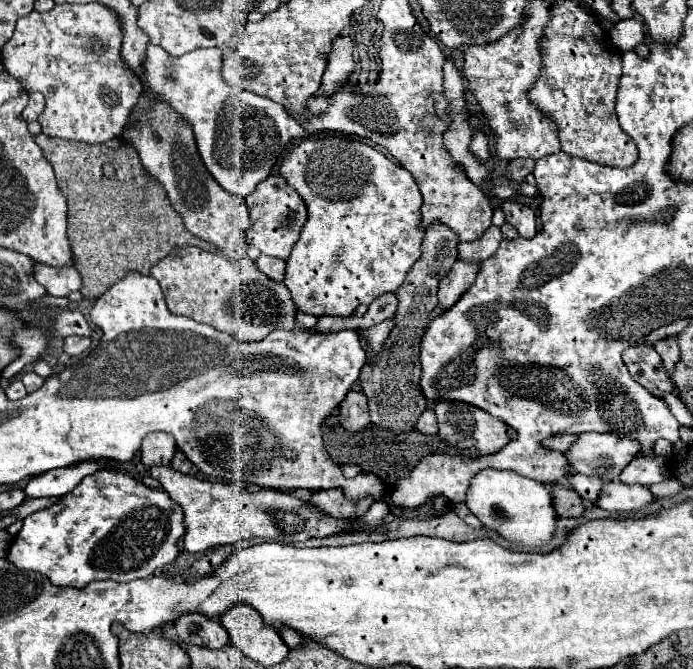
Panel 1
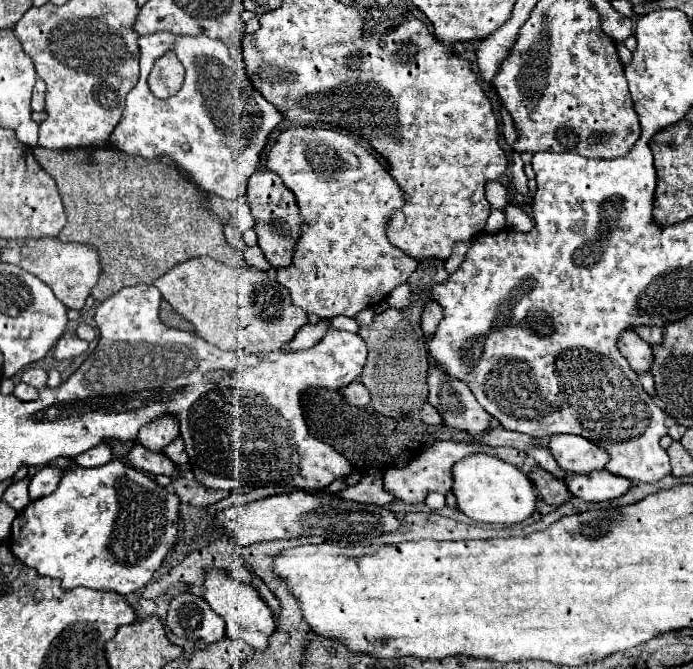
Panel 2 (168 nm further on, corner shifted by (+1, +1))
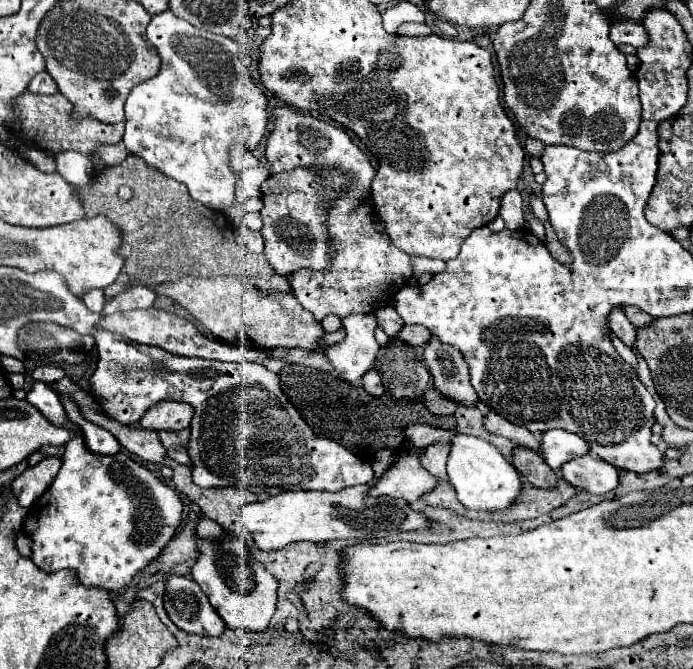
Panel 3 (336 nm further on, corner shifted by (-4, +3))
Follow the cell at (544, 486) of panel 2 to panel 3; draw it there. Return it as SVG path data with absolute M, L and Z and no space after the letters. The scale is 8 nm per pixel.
M516 446L512 450L512 466L522 474L524 480L538 488L552 488L560 478L558 472L554 472L538 452L524 446Z

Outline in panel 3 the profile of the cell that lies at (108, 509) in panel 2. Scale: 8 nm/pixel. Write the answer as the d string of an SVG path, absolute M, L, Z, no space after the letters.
M36 382L26 400L52 424L78 432L78 436L66 444L64 464L52 486L28 508L24 532L34 542L32 560L46 572L64 568L76 570L82 584L118 592L128 586L176 534L182 516L182 500L170 486L128 454L102 456L90 452L82 430L68 420L60 398L44 382Z

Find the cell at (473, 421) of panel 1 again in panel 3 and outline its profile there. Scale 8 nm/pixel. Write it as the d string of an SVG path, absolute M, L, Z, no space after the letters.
M436 336L428 340L422 352L422 360L434 378L434 386L444 394L464 406L474 406L478 396L468 380L468 364L460 350L442 344Z

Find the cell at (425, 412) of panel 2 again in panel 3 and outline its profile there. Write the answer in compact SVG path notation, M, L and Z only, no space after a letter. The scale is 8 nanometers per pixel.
M430 388L430 392L424 394L424 404L434 414L454 414L454 410L458 406L458 404L454 404L454 400L440 394L436 388Z

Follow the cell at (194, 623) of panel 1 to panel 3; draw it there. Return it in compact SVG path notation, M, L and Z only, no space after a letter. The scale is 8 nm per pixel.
M170 576L164 592L164 608L170 620L188 634L220 636L224 620L214 612L200 586L186 576Z

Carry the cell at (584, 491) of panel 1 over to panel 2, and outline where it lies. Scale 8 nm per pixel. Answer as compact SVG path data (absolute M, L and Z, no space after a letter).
M531 448L531 450L527 450L527 456L531 456L543 470L551 472L555 478L565 480L565 470L555 462L553 454L547 448Z

